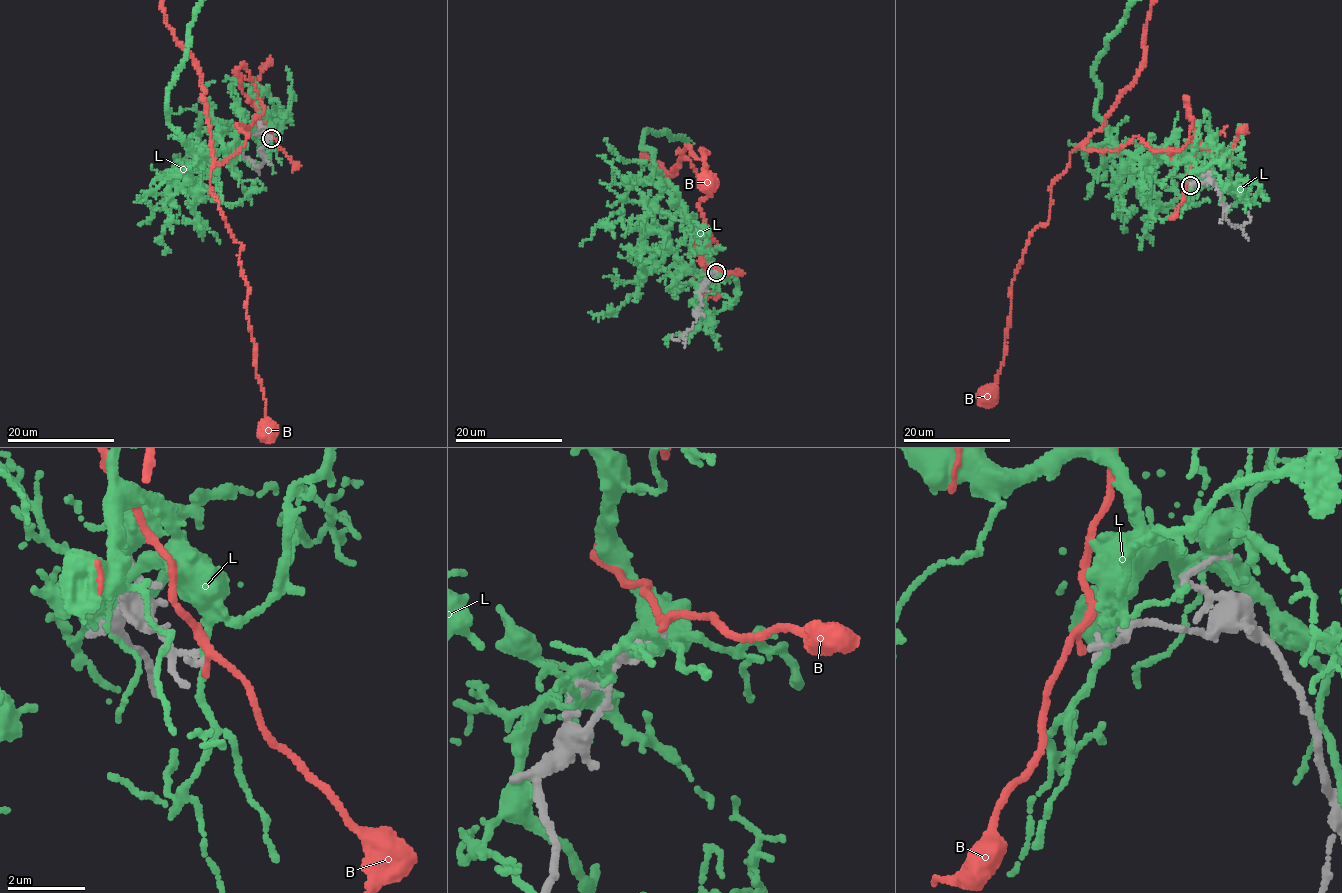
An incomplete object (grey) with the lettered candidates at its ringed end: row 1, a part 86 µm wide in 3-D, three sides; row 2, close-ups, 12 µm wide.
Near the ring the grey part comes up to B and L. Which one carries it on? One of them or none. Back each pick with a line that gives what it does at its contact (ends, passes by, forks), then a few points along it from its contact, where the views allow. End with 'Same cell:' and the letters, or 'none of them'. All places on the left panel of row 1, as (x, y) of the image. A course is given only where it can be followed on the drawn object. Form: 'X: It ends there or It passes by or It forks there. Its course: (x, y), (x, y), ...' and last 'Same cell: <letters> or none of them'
B: It passes by. Its course: (270, 139), (241, 63), (263, 110), (237, 124), (243, 146), (209, 179), (240, 243), (266, 430)
Same cell: B

